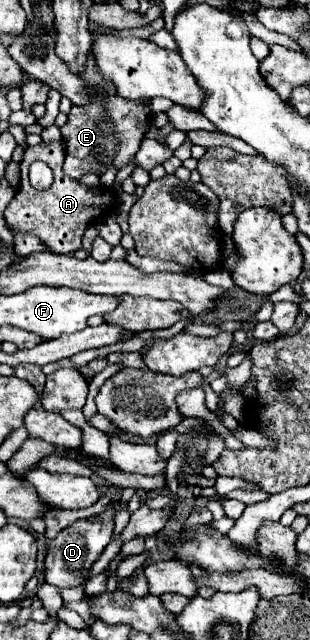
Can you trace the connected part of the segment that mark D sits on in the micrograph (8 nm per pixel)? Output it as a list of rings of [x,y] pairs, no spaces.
[[[108,504],[104,512],[76,520],[74,524],[66,526],[50,544],[48,554],[46,554],[46,582],[58,586],[58,588],[68,588],[68,586],[78,586],[86,582],[88,570],[94,564],[94,560],[100,556],[100,552],[110,544],[112,534],[114,534],[114,504]]]

